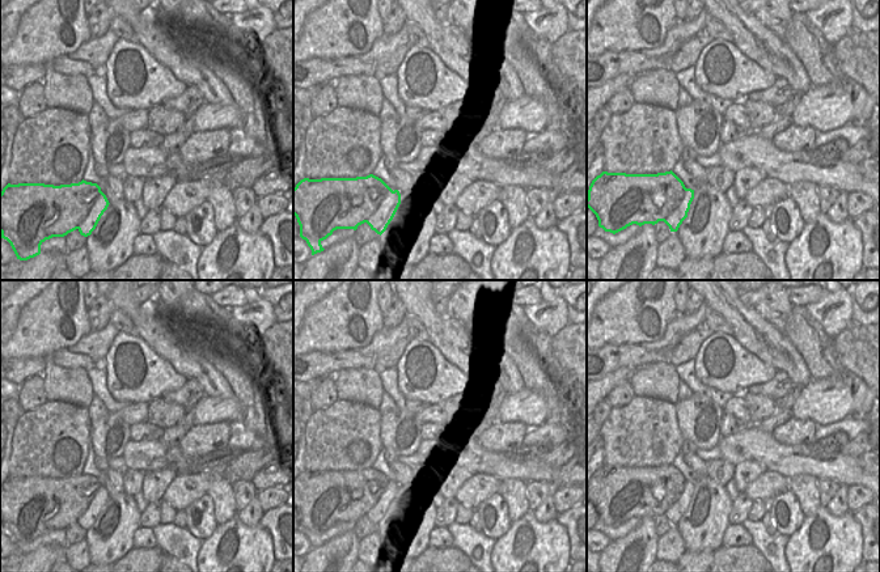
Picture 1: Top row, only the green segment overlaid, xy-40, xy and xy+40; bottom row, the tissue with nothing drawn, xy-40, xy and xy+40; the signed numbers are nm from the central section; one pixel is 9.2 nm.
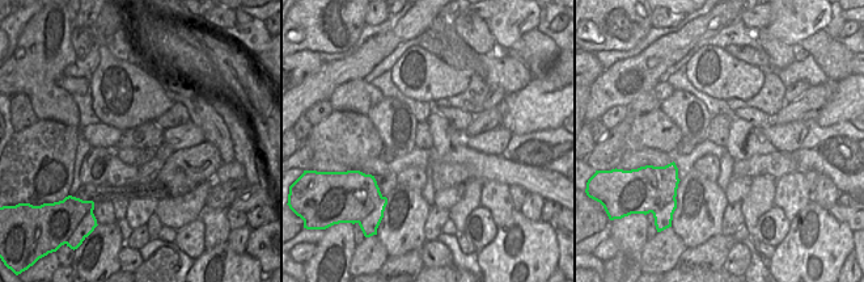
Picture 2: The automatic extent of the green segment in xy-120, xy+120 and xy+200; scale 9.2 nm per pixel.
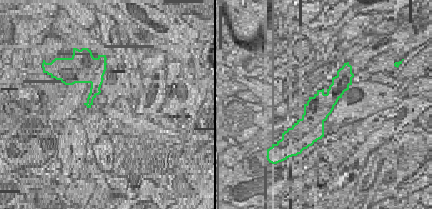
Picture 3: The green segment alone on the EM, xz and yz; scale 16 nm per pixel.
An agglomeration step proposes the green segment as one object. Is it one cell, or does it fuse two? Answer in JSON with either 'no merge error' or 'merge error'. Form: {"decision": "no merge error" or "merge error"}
{"decision": "merge error"}

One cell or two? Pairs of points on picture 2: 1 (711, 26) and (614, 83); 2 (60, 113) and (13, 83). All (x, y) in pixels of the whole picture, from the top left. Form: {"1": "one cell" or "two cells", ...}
{"1": "one cell", "2": "one cell"}

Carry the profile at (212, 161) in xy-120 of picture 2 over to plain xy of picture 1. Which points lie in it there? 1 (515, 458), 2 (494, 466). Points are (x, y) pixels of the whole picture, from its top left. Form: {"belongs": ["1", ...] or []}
{"belongs": []}

